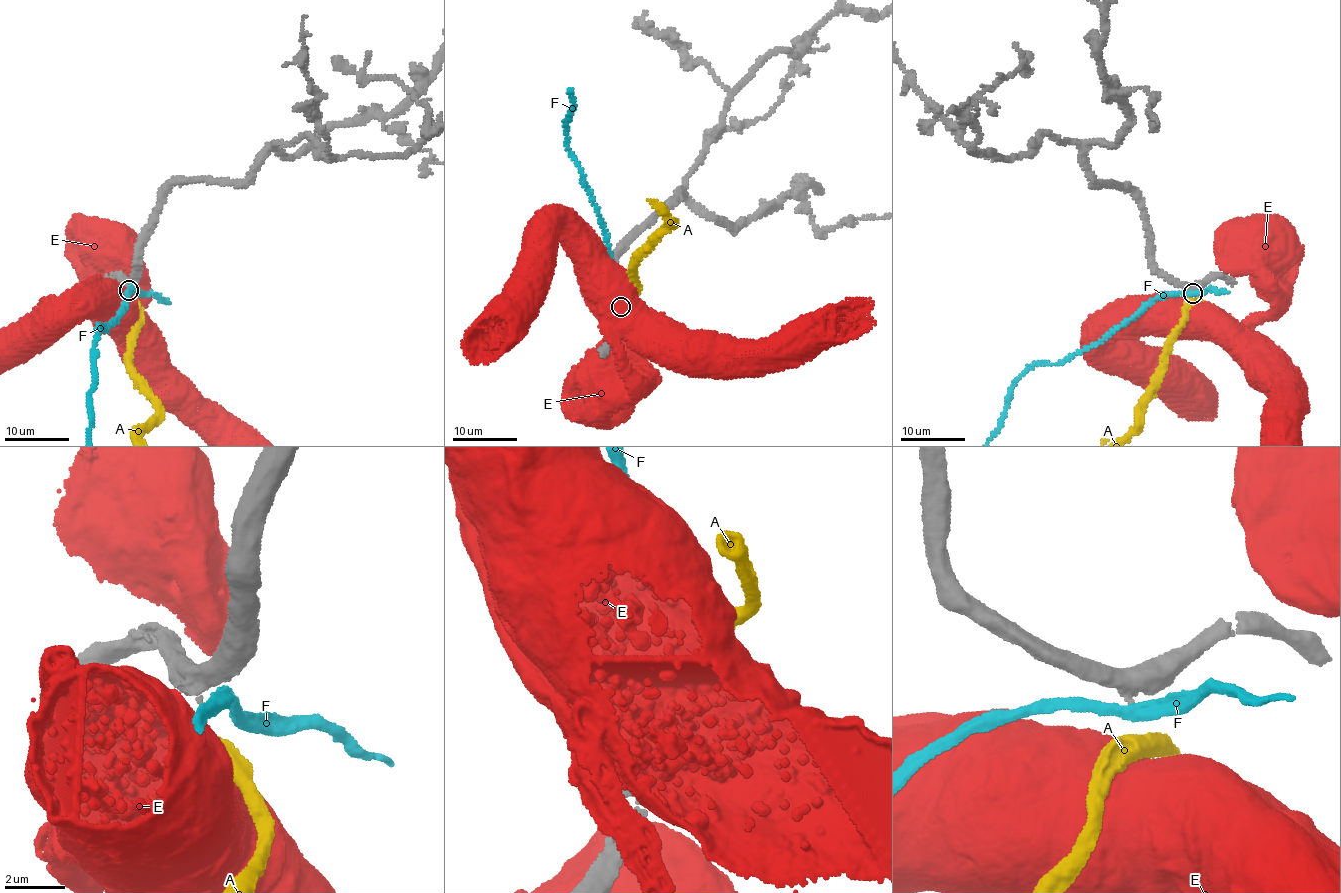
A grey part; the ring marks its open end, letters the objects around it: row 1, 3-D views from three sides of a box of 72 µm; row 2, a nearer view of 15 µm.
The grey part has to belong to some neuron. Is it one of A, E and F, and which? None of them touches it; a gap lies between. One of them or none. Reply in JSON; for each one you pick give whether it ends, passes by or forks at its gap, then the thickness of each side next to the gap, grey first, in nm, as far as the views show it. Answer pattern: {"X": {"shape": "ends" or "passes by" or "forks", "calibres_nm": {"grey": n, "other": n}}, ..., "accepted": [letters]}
{"A": {"shape": "passes by", "calibres_nm": {"grey": 280, "other": 550}}, "accepted": ["A"]}

